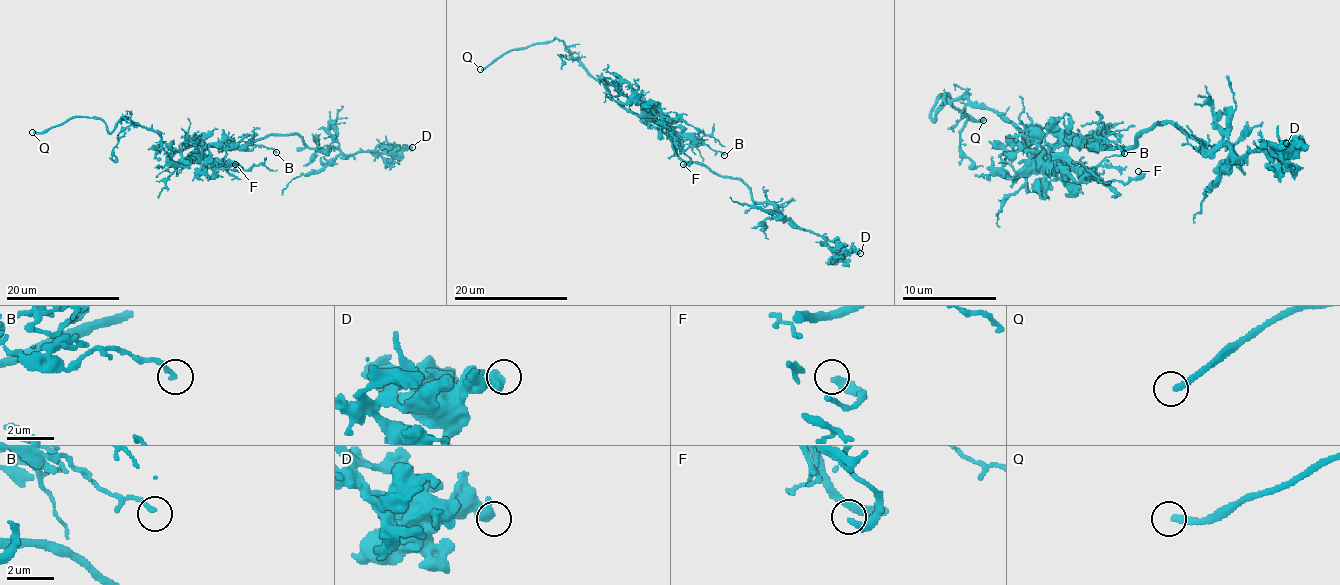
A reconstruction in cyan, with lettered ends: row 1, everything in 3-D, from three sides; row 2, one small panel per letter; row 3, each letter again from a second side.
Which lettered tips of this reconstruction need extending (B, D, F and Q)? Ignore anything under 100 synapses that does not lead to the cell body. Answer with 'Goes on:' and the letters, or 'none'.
Goes on: Q

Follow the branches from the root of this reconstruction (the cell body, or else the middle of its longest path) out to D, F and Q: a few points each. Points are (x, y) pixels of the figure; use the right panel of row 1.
D: (1089, 143), (1131, 146), (1169, 122), (1207, 150), (1225, 146), (1237, 157), (1277, 155), (1286, 143)
F: (1089, 143), (1073, 141), (1068, 148), (1077, 169), (1089, 169), (1103, 183), (1127, 183), (1138, 171)
Q: (1089, 143), (1035, 153), (1002, 115), (967, 99), (948, 101), (934, 120), (932, 106), (946, 94), (983, 120)

